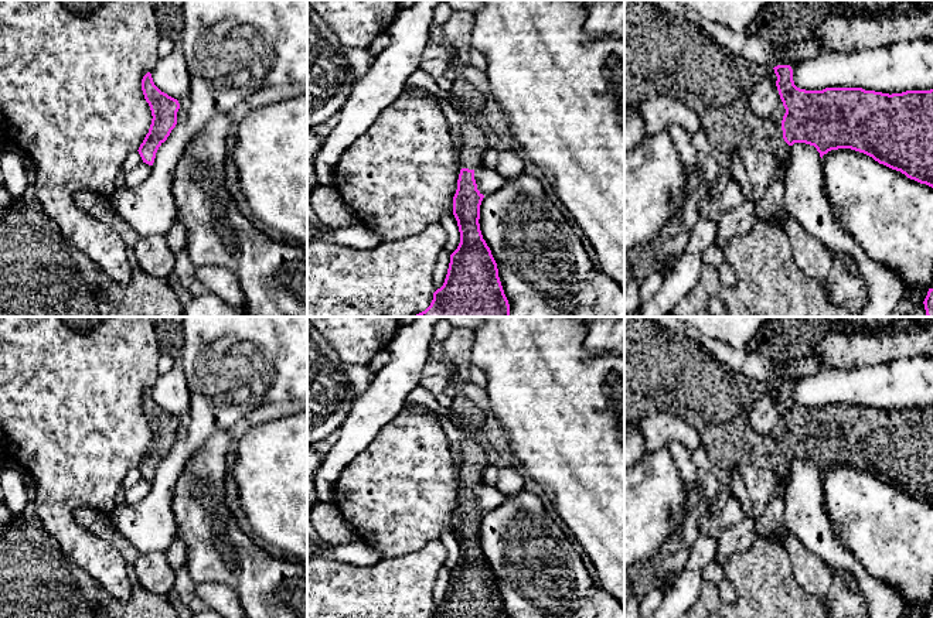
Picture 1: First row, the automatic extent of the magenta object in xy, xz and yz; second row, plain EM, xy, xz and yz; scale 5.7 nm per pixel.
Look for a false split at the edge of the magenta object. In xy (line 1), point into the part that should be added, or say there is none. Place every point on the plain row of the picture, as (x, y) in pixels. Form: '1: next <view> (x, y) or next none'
1: next none

